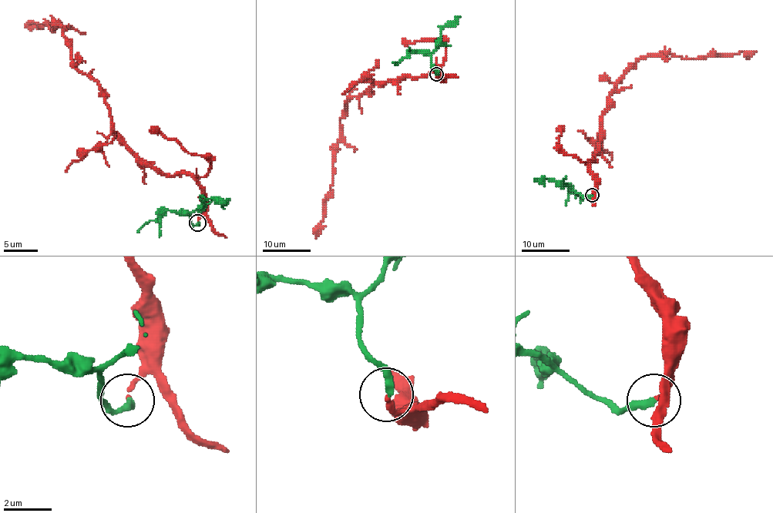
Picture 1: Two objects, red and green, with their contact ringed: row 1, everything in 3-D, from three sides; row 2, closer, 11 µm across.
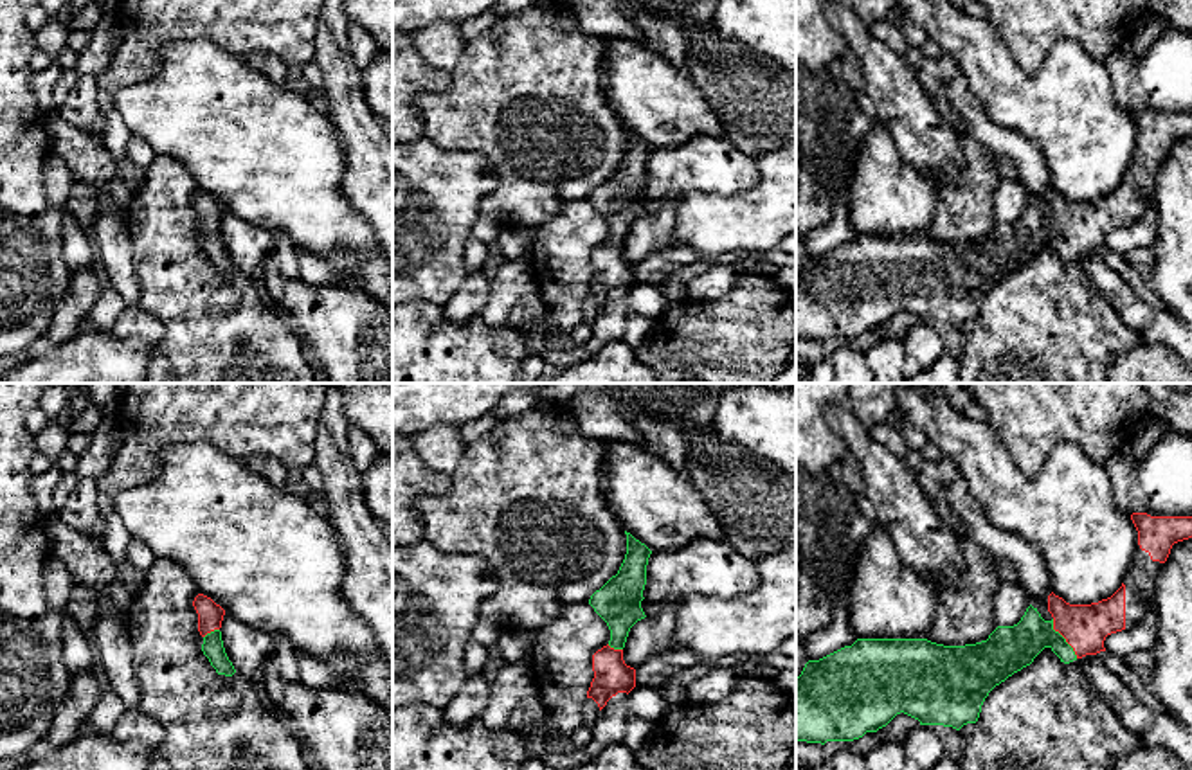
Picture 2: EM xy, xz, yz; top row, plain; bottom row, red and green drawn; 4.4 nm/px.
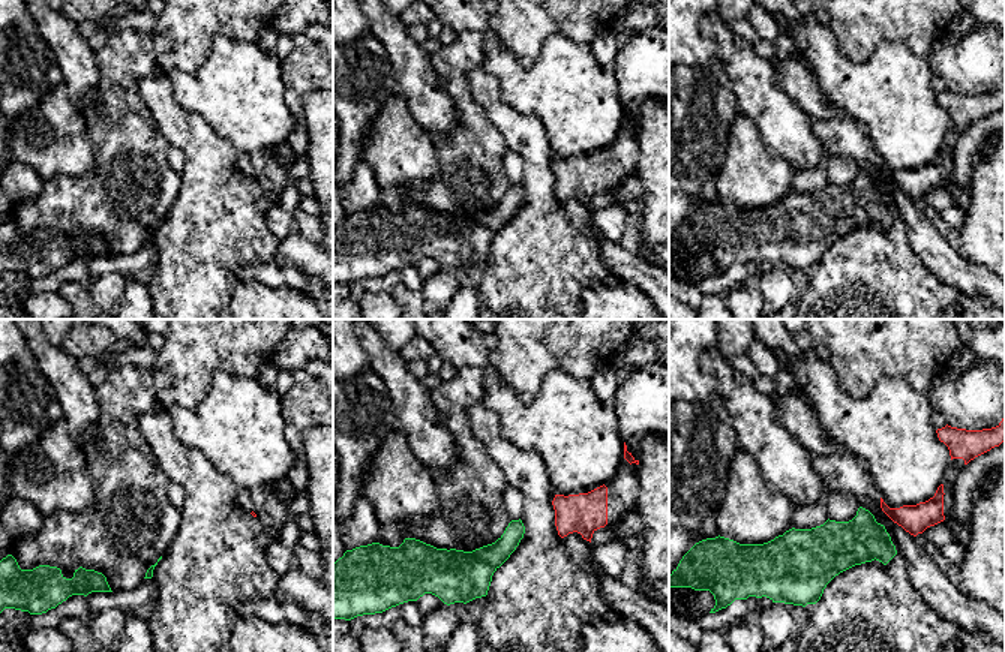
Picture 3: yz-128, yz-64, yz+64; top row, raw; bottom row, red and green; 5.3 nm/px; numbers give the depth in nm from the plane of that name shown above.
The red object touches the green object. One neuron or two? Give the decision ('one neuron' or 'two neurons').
one neuron

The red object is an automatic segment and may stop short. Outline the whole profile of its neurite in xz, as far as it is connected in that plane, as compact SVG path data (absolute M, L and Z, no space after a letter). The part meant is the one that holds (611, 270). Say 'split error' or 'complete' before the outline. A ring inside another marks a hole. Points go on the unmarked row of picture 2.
split error | M627 130L627 151L616 173L596 187L589 201L607 219L610 237L592 252L594 275L587 288L600 308L618 290L630 290L636 284L636 266L623 257L623 245L630 225L645 216L641 205L646 182L646 162L652 148Z

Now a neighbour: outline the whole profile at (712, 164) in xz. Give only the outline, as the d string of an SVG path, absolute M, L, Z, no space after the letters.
M699 135L679 146L652 148L643 194L654 201L679 200L691 191L729 196L753 189L758 180L756 158L724 137Z

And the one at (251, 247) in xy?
M225 209L220 228L225 250L236 270L257 279L257 273L272 263L275 234L261 225L245 221L230 209Z

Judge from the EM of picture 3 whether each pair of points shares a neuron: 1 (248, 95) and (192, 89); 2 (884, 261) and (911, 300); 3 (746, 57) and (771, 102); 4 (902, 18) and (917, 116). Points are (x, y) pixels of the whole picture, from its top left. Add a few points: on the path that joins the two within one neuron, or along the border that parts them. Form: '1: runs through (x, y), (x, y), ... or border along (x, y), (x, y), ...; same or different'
1: runs through (234, 92), (206, 92); same
2: runs through (884, 270), (902, 291); same
3: runs through (746, 68), (753, 77), (753, 84), (761, 92); same
4: border along (872, 53), (884, 41), (902, 41), (924, 57); different

